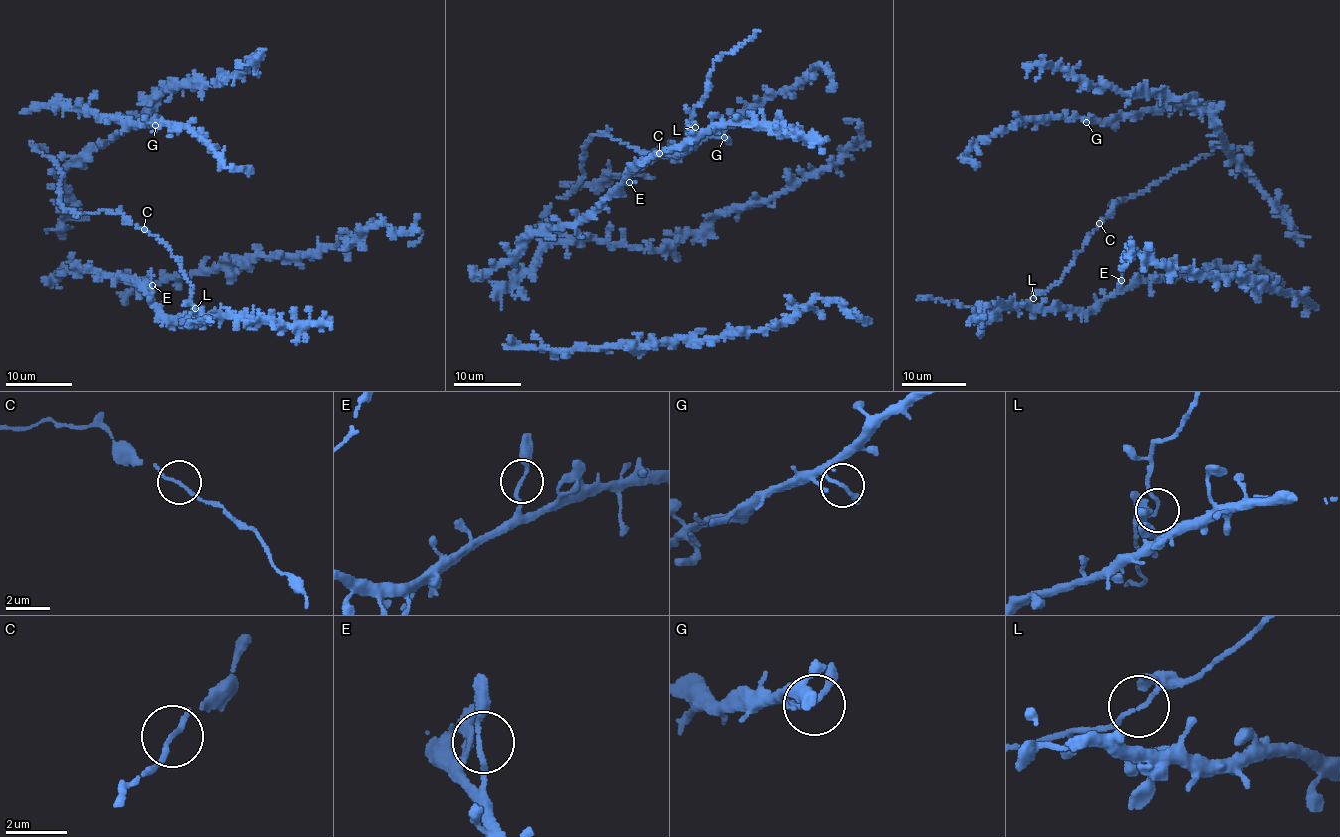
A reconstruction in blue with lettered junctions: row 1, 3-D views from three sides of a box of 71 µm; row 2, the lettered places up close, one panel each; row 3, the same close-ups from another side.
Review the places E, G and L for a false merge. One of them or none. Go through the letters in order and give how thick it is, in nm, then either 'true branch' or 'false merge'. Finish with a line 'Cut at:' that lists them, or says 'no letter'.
E: 150 nm | true branch
G: 140 nm | true branch
L: 120 nm | true branch
Cut at: no letter

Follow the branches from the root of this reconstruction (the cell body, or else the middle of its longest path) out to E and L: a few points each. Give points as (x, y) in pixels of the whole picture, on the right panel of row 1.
E: (1042, 307), (1092, 309), (1118, 289), (1121, 280)
L: (1042, 307), (1031, 307), (1029, 302), (1034, 297)

